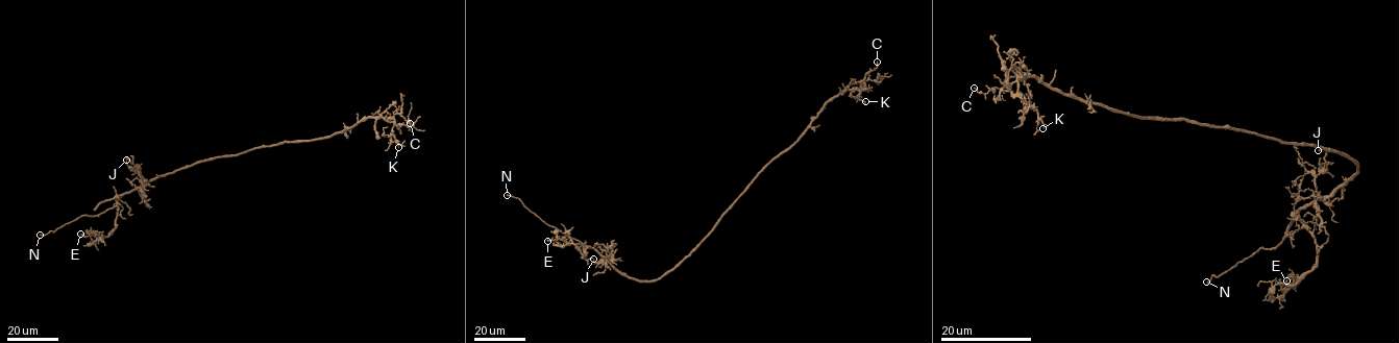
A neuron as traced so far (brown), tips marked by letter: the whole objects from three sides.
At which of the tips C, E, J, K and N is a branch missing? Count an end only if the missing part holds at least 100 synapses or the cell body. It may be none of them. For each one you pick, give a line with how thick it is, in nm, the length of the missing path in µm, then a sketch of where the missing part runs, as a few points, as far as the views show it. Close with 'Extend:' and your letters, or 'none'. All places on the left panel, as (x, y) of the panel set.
N: calibre 120 nm; missing 10 µm; course (40, 235), (24, 229), (23, 225)
Extend: N

